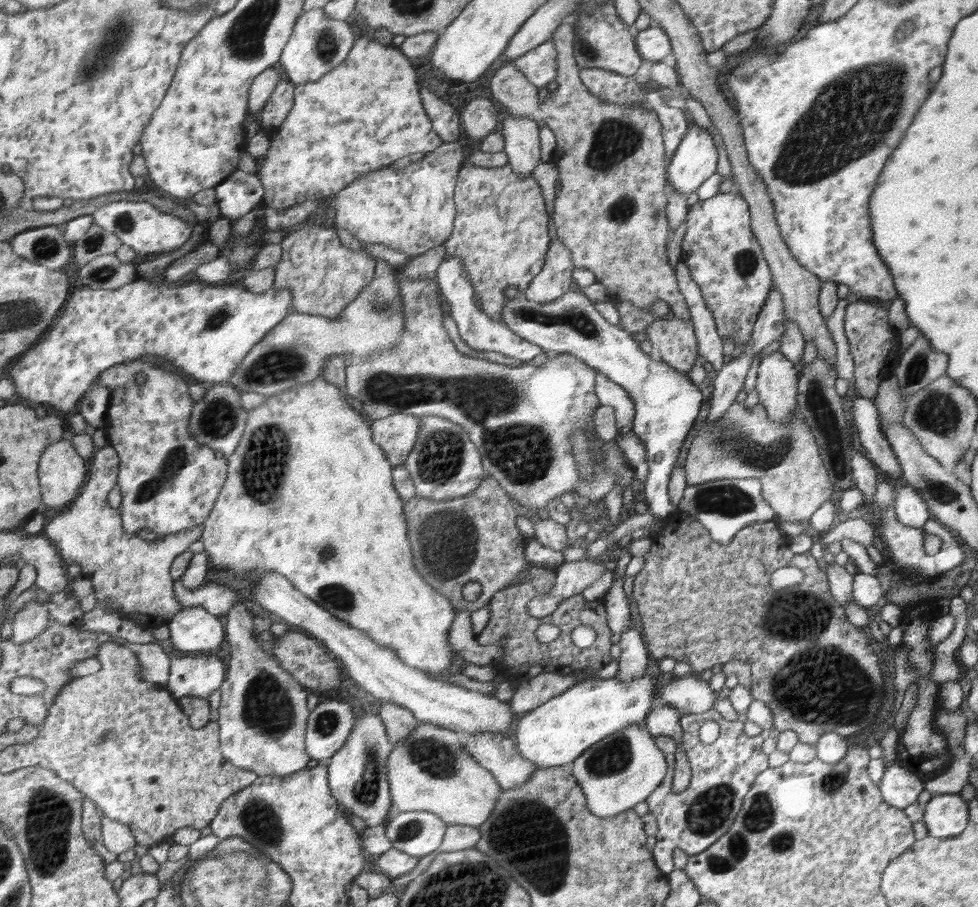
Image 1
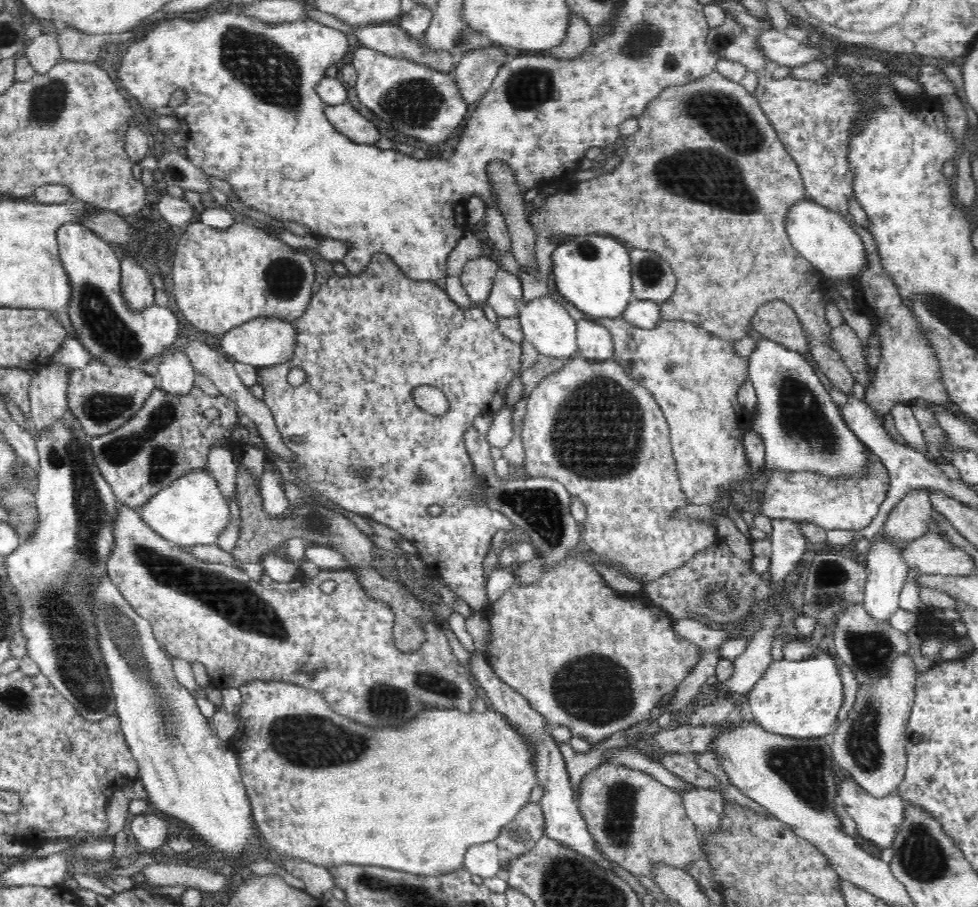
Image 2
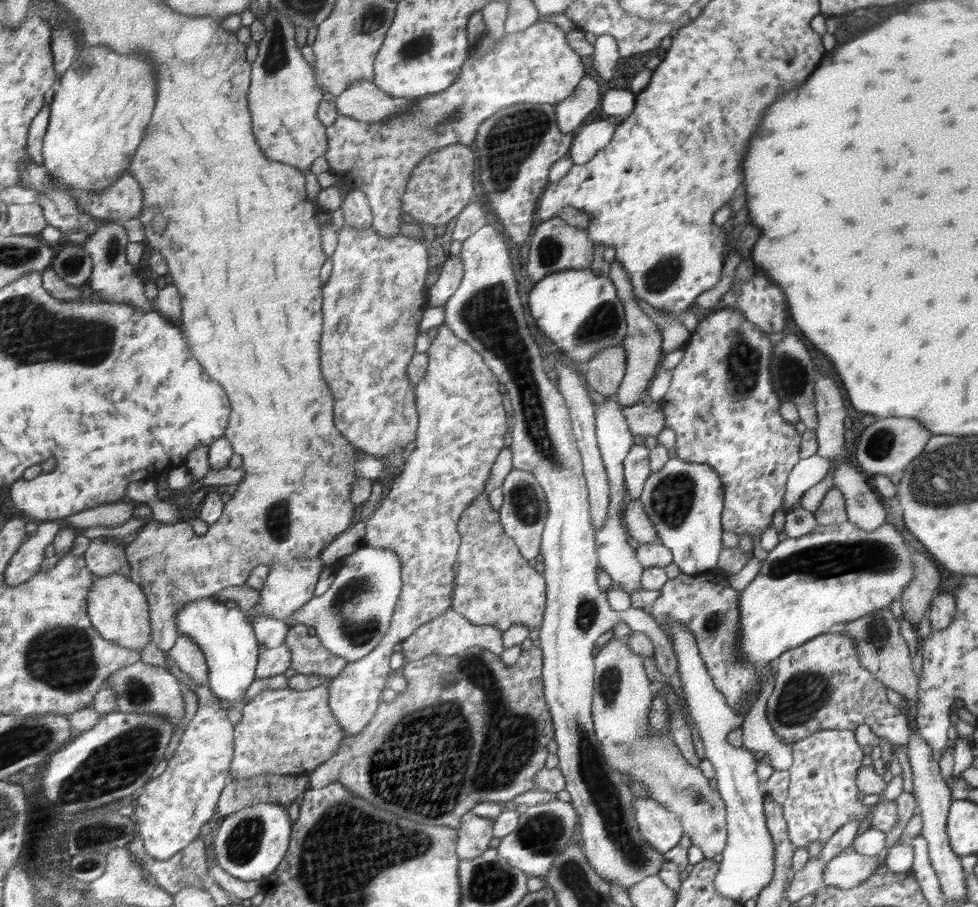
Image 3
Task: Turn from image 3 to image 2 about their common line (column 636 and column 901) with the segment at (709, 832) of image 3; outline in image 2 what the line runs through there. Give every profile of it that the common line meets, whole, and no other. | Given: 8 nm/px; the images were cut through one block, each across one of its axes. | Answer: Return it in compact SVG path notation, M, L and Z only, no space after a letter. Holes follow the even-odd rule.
M908 652L896 656L886 676L876 682L859 685L854 708L842 722L833 726L831 749L835 765L850 774L850 778L876 799L893 794L905 778L906 725L913 709L919 674Z

